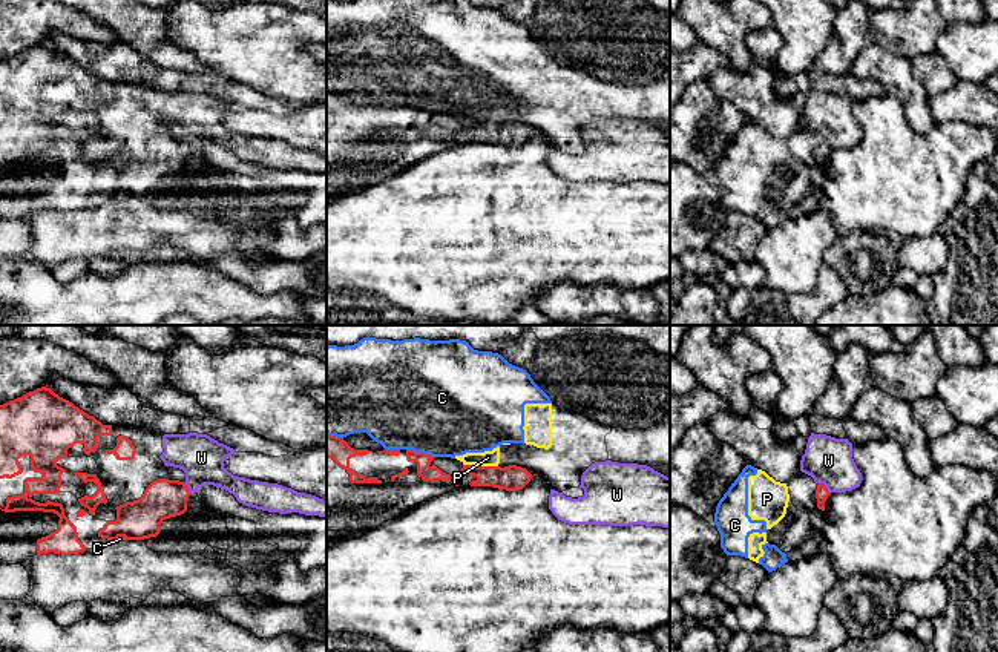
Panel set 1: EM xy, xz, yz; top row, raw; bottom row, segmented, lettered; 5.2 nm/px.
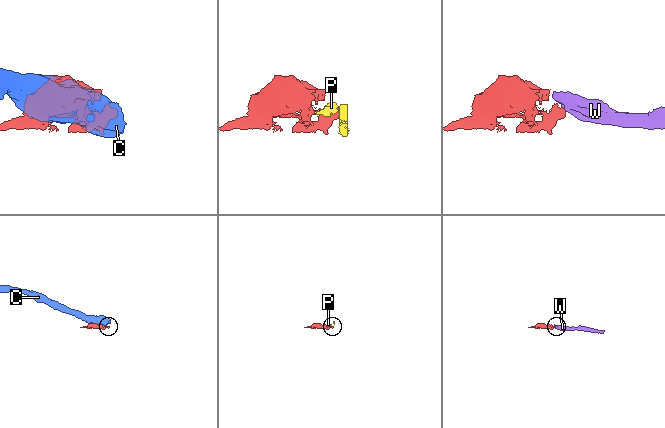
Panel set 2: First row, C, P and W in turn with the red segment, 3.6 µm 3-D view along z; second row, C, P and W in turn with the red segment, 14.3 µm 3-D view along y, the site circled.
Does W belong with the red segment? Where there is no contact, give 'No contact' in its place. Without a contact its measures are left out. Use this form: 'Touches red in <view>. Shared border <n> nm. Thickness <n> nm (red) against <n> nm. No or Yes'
Touches red in yz. Shared border 90 nm. Thickness 70 nm (red) against 240 nm. Yes

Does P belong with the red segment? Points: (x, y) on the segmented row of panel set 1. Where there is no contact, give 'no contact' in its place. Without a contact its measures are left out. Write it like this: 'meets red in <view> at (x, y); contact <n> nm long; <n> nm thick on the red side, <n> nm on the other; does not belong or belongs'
meets red in xz at (480, 467); contact 180 nm long; 140 nm thick on the red side, 80 nm on the other; does not belong

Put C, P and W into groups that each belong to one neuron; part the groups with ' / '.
C P / W

